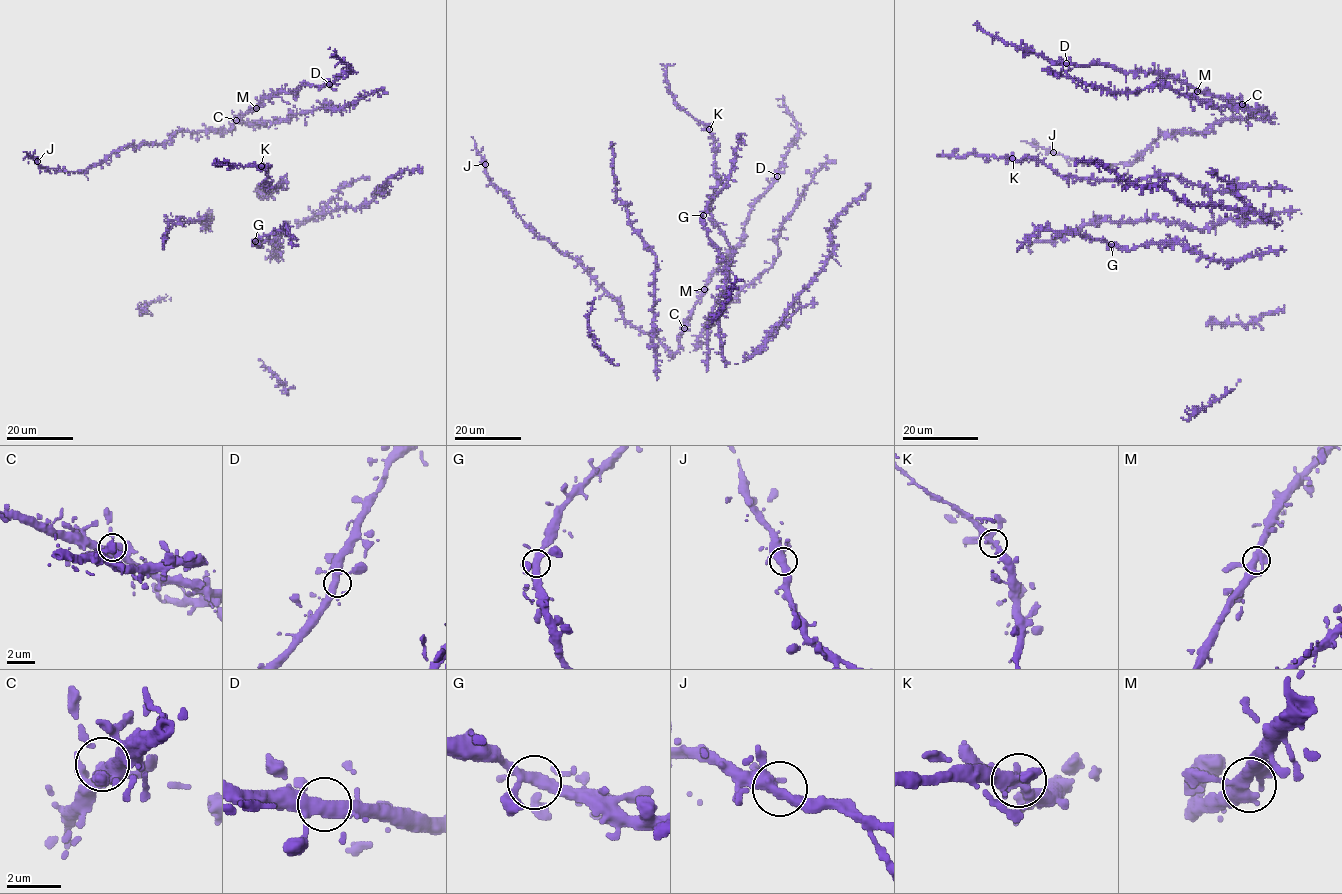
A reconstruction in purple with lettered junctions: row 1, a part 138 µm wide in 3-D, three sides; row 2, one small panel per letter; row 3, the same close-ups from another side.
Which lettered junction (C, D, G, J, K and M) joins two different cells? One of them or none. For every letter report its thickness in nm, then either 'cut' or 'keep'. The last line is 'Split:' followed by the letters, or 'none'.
C: calibre 400 nm; keep
D: calibre 360 nm; keep
G: calibre 360 nm; keep
J: calibre 360 nm; keep
K: calibre 360 nm; keep
M: calibre 360 nm; keep
Split: none

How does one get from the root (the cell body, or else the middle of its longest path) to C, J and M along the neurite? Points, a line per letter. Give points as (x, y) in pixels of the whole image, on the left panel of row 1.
C: (298, 114), (291, 114), (281, 120), (251, 125), (236, 120)
J: (298, 114), (177, 131), (117, 149), (85, 170), (37, 161)
M: (298, 114), (291, 114), (281, 120), (251, 125), (237, 120), (256, 108)

